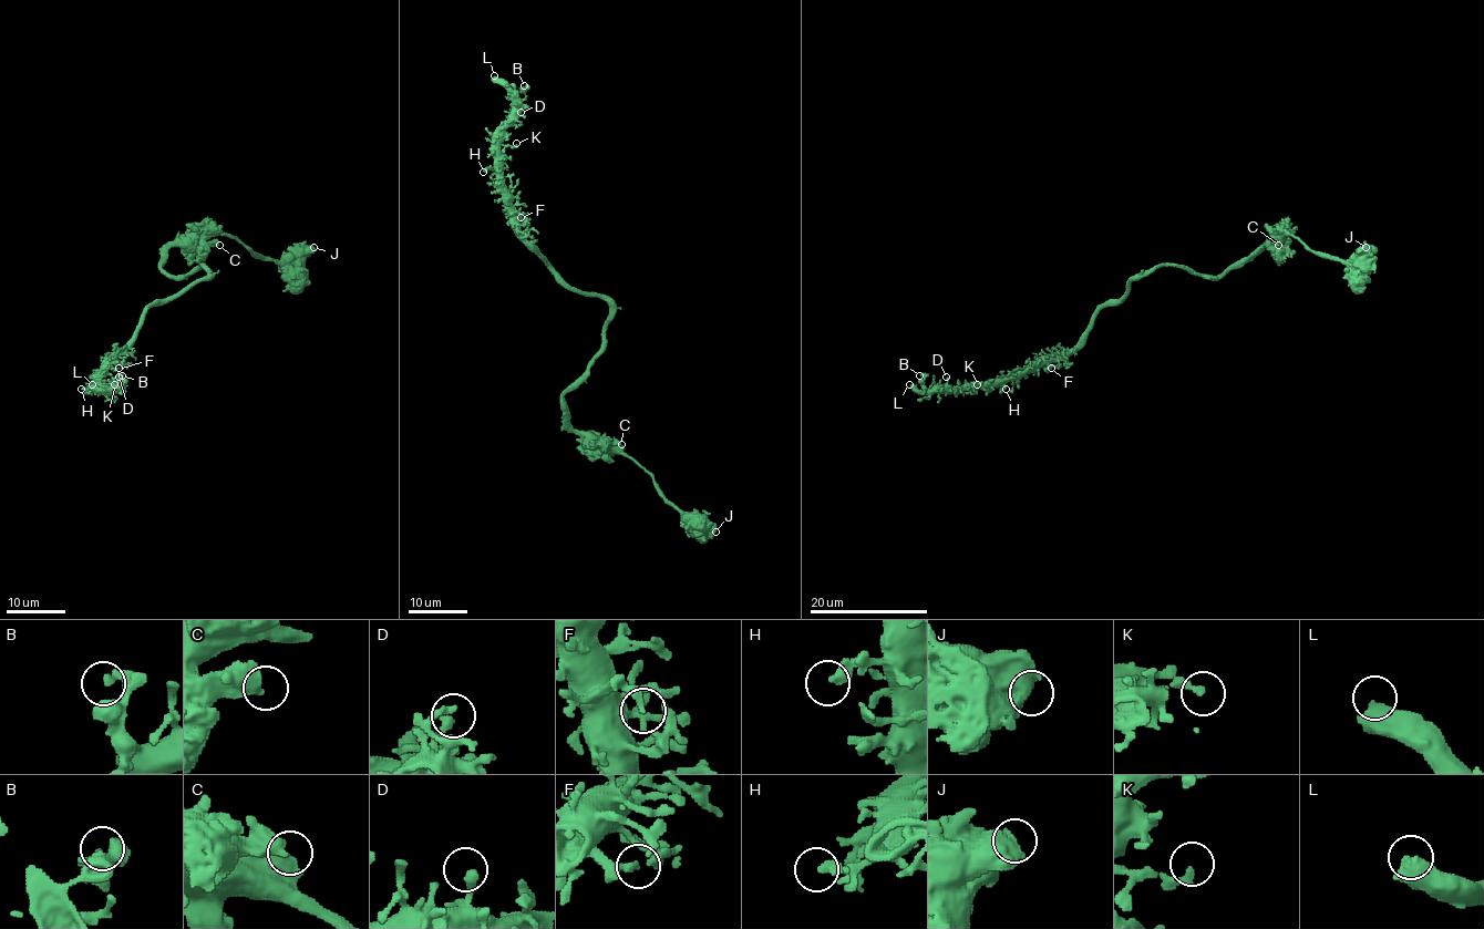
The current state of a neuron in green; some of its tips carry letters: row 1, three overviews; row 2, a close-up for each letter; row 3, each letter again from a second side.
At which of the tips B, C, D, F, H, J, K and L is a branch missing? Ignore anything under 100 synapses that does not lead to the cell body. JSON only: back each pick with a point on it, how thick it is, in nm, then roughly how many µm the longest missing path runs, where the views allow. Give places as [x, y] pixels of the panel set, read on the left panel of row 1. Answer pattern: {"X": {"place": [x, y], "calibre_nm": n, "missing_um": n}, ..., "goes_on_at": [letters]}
{"L": {"place": [92, 384], "calibre_nm": 500, "missing_um": 5}, "goes_on_at": ["L"]}

